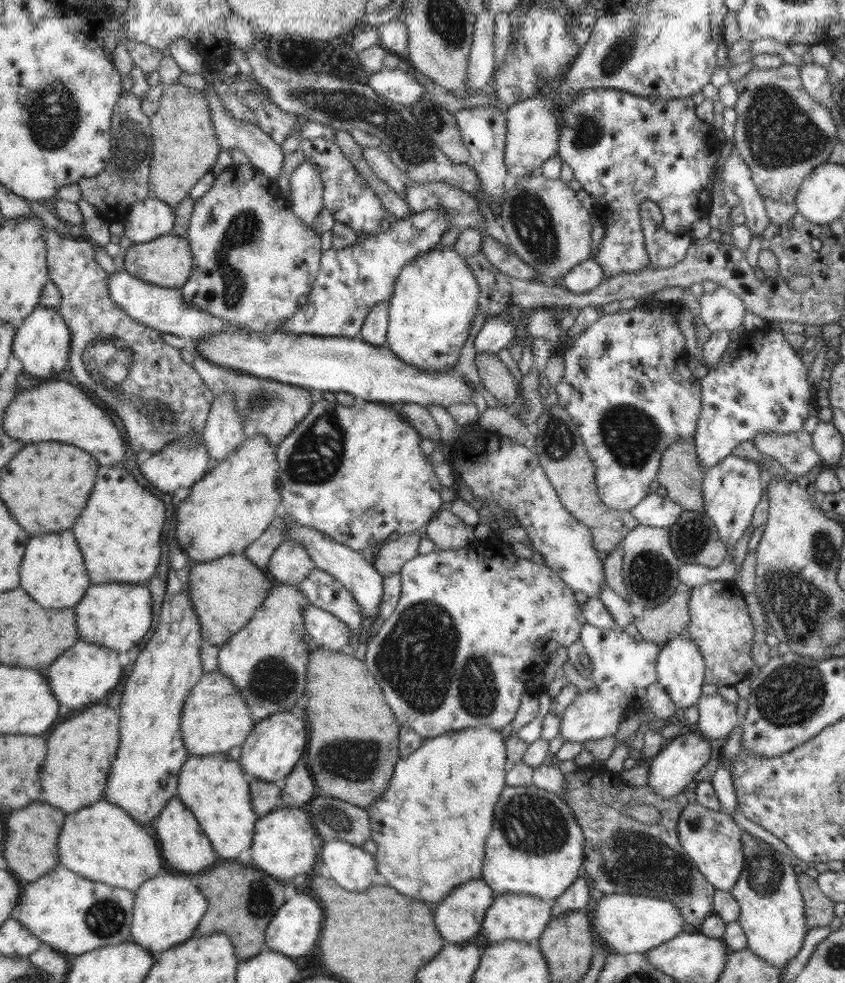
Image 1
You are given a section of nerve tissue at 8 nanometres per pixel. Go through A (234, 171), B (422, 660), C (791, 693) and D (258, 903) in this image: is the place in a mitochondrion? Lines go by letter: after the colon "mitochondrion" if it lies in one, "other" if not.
A: other
B: mitochondrion
C: mitochondrion
D: mitochondrion

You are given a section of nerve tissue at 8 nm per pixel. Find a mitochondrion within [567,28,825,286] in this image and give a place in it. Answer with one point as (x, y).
(587, 131)

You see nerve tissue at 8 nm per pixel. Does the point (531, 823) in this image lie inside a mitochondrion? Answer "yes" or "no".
yes

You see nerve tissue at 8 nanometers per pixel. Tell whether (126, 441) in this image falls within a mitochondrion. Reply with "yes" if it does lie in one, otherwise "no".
no

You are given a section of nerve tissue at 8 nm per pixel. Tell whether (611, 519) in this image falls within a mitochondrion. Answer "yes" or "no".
no

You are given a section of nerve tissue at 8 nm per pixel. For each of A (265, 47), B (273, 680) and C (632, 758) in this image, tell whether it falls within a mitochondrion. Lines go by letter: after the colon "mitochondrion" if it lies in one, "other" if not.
A: other
B: mitochondrion
C: other

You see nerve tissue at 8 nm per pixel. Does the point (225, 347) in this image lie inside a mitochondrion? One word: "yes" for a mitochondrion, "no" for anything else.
no

